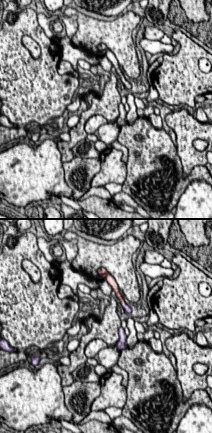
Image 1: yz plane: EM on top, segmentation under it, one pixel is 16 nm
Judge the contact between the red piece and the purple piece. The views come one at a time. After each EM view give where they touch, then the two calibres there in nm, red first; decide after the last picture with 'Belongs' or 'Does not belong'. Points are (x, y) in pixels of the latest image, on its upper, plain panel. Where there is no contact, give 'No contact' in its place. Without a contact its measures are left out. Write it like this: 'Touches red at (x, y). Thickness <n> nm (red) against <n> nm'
Touches red at (123, 78). Thickness 100 nm (red) against 130 nm

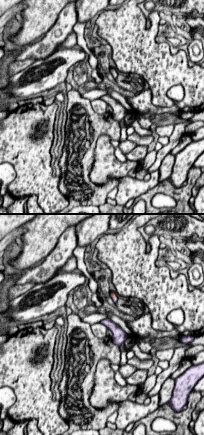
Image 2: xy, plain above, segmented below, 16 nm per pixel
Touches red at (115, 73). Thickness 100 nm (red) against 60 nm

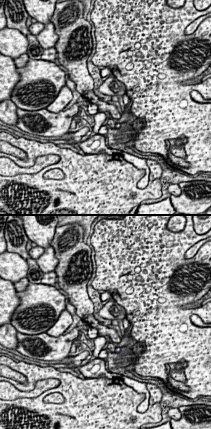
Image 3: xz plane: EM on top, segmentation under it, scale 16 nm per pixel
No contact

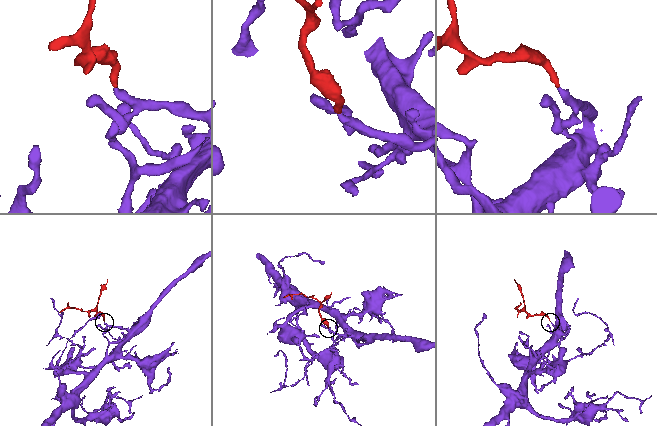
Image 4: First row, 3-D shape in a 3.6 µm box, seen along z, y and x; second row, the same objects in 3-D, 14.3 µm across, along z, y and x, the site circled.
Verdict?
Belongs

